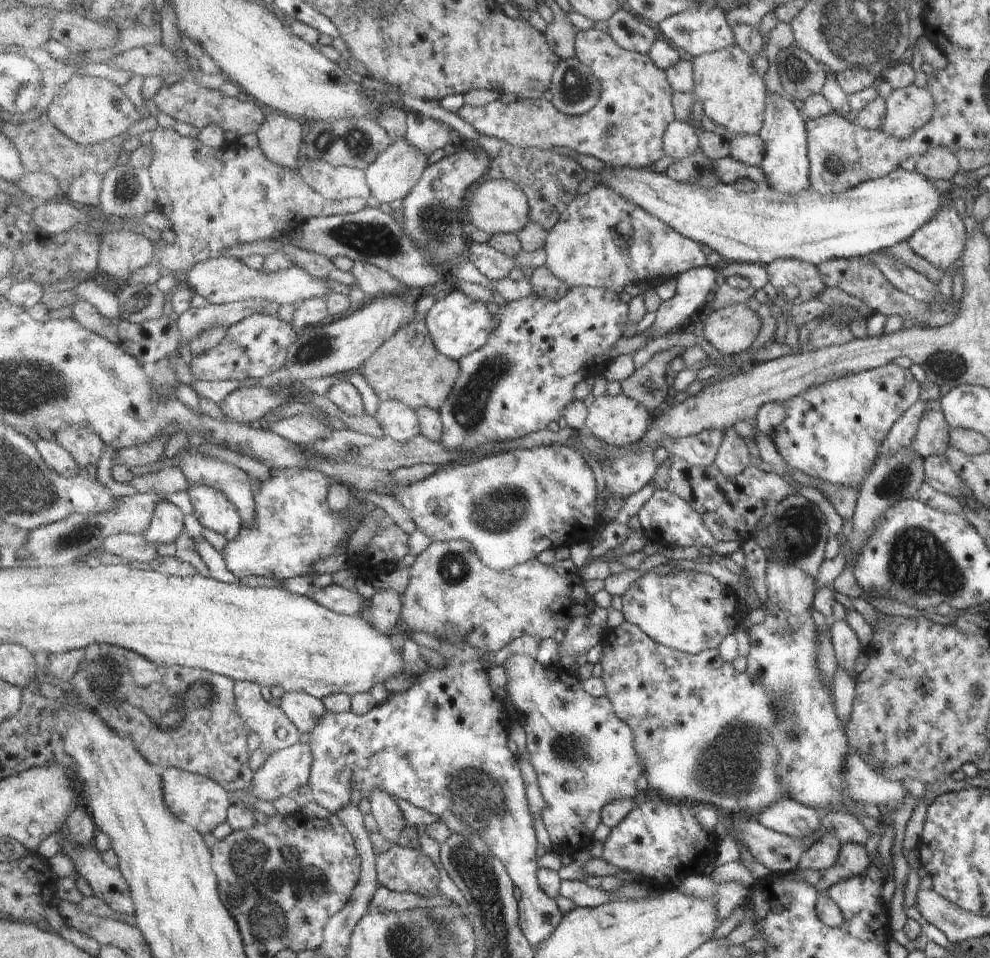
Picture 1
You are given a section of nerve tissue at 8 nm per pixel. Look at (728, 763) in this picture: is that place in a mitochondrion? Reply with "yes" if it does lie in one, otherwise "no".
yes

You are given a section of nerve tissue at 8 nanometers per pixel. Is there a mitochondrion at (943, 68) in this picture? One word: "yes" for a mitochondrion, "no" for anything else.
no

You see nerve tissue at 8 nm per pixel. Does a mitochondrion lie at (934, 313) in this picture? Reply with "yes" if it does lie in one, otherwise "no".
no

